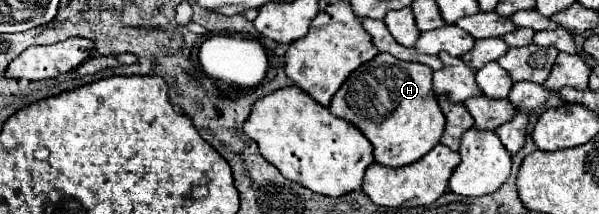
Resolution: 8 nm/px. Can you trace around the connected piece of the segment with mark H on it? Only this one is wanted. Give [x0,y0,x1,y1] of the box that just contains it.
[330,53,444,167]

